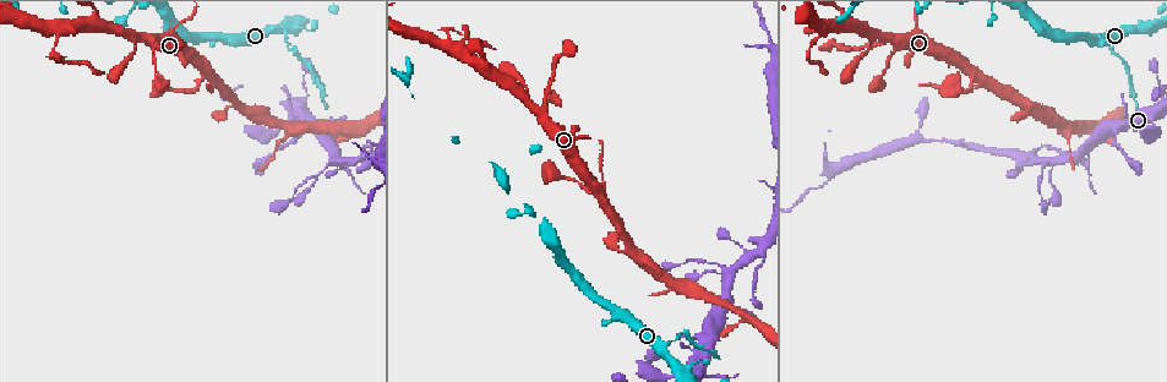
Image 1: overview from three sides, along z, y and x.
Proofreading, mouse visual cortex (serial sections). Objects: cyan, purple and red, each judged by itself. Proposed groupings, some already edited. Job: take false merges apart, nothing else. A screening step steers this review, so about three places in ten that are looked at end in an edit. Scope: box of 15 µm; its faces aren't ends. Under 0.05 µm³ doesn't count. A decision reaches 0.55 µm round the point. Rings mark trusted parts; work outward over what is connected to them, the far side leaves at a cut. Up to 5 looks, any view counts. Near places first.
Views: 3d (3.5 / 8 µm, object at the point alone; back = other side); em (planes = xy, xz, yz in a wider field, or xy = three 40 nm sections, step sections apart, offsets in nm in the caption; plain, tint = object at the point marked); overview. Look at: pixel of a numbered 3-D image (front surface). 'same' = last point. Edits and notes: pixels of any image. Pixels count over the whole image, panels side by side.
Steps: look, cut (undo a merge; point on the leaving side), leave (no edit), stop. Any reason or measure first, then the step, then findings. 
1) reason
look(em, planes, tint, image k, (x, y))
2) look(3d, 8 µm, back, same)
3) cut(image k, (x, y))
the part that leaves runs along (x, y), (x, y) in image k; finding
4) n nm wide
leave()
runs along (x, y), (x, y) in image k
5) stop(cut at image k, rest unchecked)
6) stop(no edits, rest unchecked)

narrows sharply
look(3d, 3.5 µm, back, image 1, (693, 338))

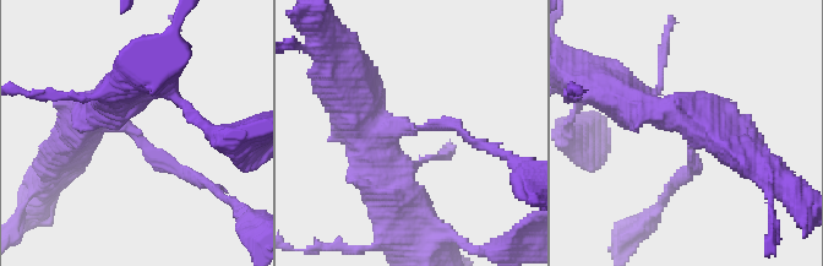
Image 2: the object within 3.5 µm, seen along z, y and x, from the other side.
arms of 150, 450 nm; need the tissue
look(em, xy, step 1, tint, image 2, (419, 130))

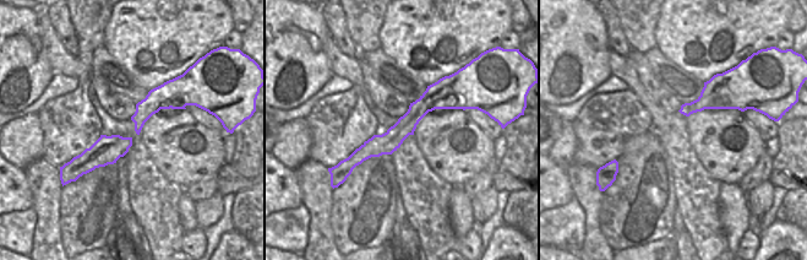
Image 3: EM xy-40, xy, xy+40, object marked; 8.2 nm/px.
leave()
runs along (453, 92), (348, 164) in image 3; all the same cell

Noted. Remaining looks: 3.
look(3d, 3.5 µm, image 1, (283, 28))

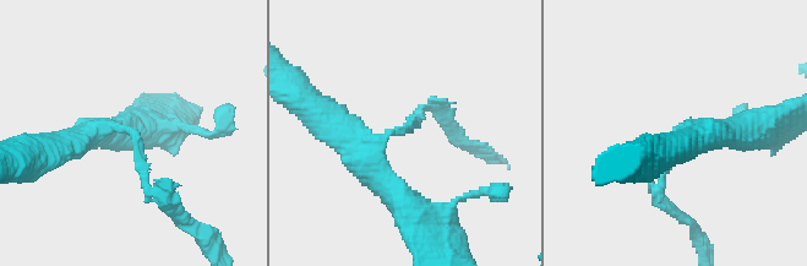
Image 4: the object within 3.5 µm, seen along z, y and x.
cut(image 4, (143, 173))
two cells meet here

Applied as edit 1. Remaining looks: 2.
stop(cut at image 4, rest unchecked)

